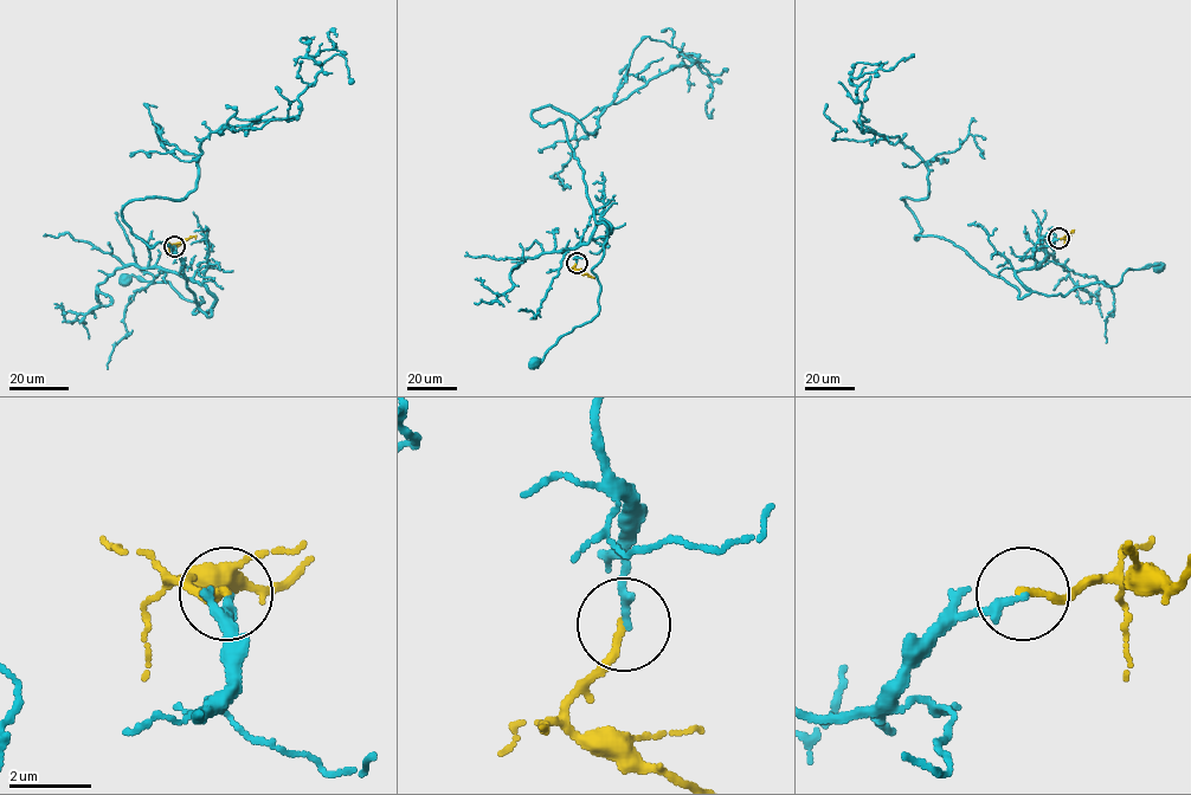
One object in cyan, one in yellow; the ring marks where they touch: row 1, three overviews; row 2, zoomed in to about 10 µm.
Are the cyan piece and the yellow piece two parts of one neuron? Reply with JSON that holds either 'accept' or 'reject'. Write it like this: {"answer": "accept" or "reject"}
{"answer": "reject"}

